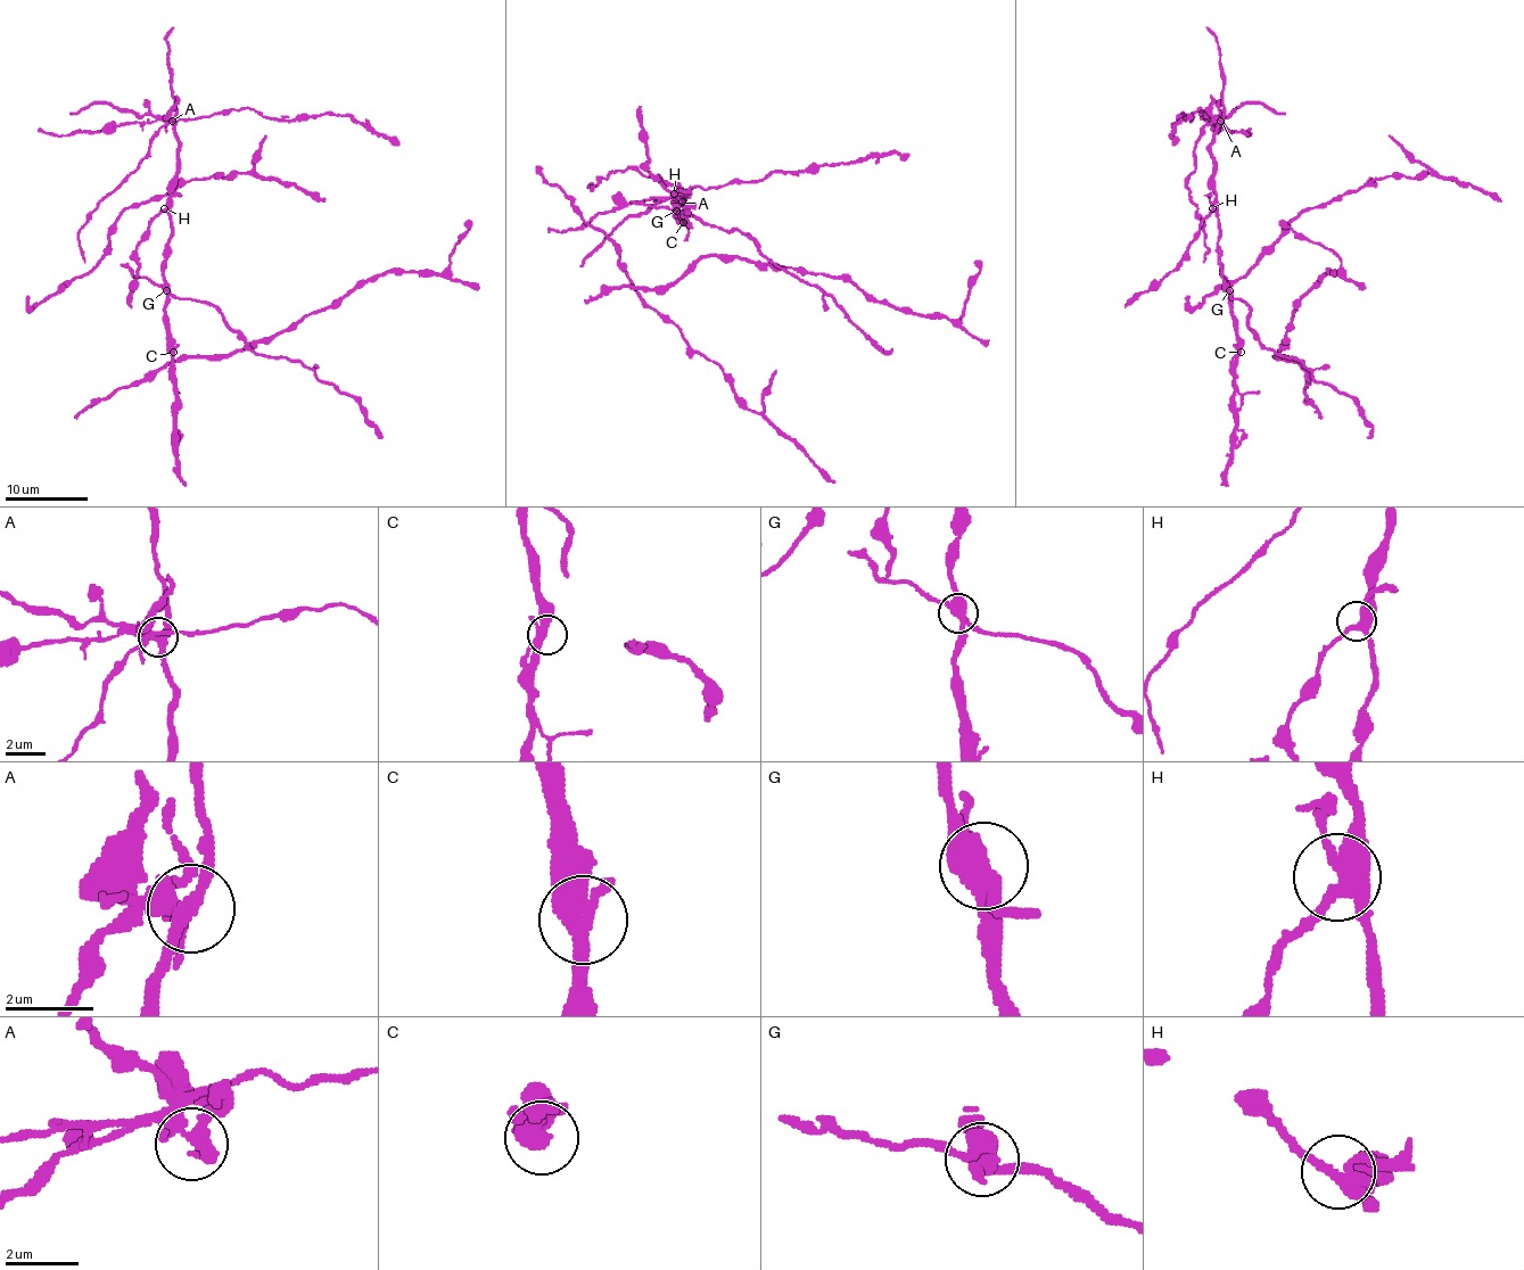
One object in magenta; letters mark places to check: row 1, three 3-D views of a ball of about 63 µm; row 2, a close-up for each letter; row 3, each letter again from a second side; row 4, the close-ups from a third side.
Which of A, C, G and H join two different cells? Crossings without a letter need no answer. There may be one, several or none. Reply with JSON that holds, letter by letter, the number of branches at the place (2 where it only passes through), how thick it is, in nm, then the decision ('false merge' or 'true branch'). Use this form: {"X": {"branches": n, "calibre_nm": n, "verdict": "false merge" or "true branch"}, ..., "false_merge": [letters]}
{"A": {"branches": 4, "calibre_nm": 320, "verdict": "false merge"}, "C": {"branches": 3, "calibre_nm": 340, "verdict": "true branch"}, "G": {"branches": 4, "calibre_nm": 440, "verdict": "false merge"}, "H": {"branches": 4, "calibre_nm": 380, "verdict": "true branch"}, "false_merge": ["A", "G"]}

